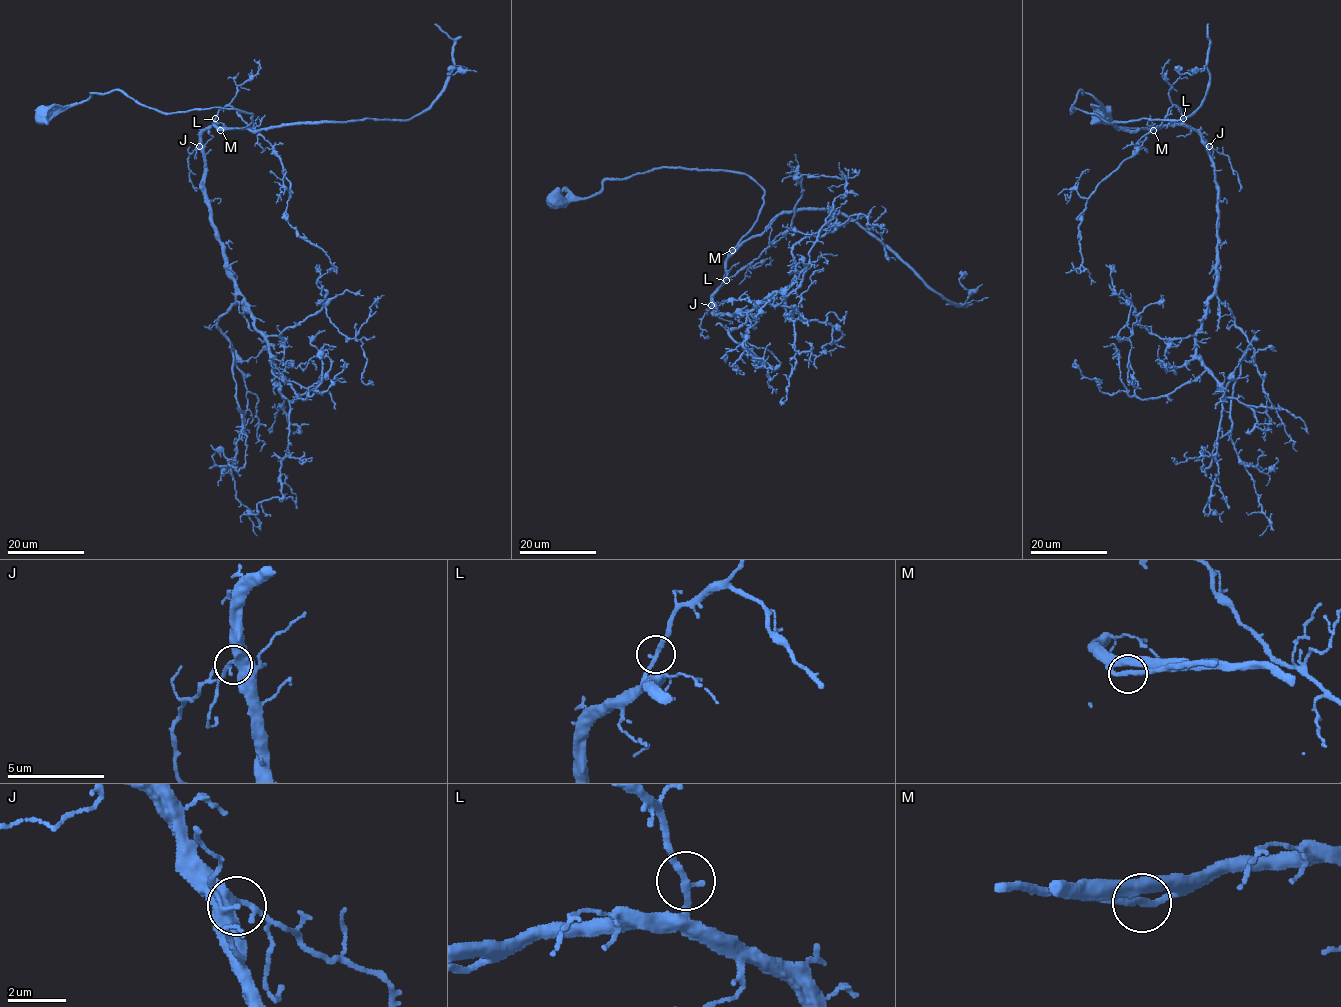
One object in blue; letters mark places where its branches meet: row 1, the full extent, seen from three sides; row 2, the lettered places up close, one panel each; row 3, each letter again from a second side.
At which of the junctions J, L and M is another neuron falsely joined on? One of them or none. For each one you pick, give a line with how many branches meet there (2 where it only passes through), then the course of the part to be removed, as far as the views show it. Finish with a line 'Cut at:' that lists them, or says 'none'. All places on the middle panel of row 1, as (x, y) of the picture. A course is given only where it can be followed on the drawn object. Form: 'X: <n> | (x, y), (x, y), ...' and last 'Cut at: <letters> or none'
Cut at: none

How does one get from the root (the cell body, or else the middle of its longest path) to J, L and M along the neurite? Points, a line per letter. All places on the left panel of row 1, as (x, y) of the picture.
J: (38, 113), (119, 90), (166, 113), (222, 107), (253, 115), (243, 127), (212, 124), (199, 146)
L: (38, 113), (119, 90), (166, 113), (222, 107), (253, 115), (246, 126), (226, 129), (215, 119)
M: (38, 113), (66, 109), (92, 93), (119, 90), (166, 113), (222, 107), (253, 115), (246, 126), (220, 130)

